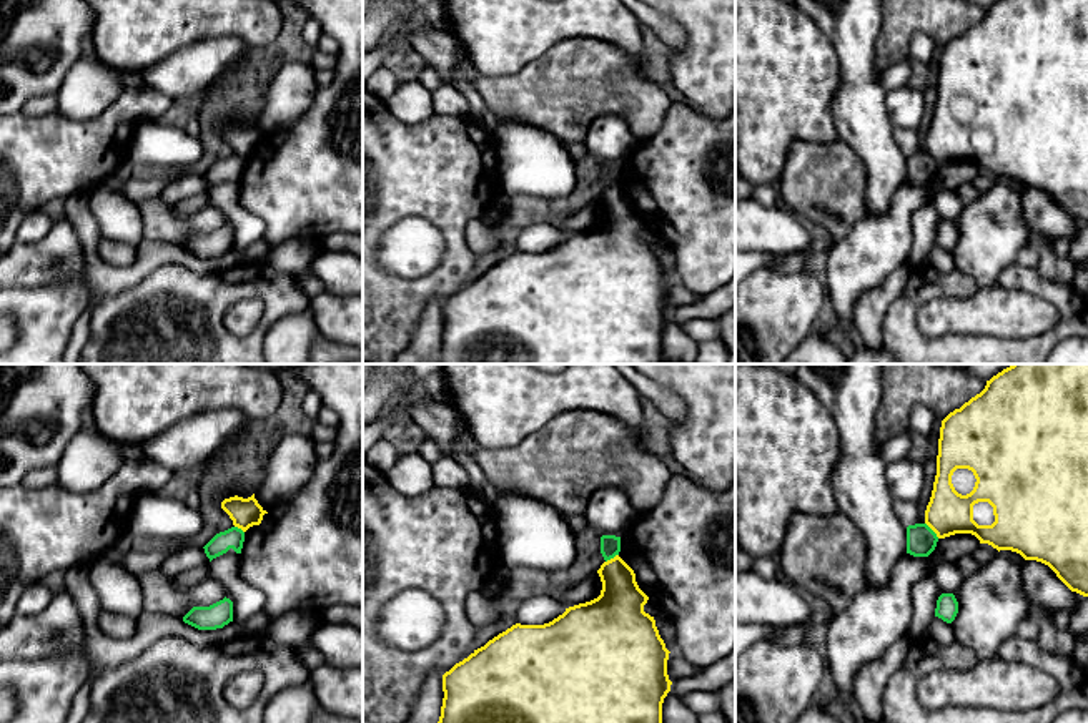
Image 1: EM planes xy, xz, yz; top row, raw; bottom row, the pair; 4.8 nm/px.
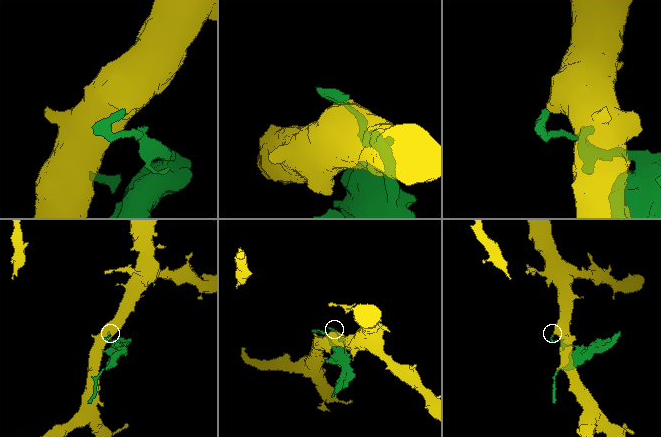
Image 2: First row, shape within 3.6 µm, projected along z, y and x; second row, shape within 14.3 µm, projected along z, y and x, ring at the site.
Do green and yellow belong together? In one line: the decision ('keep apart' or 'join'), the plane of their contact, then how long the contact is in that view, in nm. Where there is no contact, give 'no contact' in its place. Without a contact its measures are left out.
keep apart | yz | 100 nm

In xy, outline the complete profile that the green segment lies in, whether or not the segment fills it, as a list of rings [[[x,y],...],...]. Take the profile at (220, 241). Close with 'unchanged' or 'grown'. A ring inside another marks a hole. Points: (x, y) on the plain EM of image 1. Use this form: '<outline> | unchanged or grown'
[[[223,226],[210,234],[193,234],[183,249],[198,258],[216,258],[233,249],[233,229]]] | unchanged

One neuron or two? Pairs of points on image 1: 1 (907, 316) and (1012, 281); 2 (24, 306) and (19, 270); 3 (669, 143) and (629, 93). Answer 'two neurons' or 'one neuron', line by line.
1: one neuron
2: two neurons
3: two neurons

